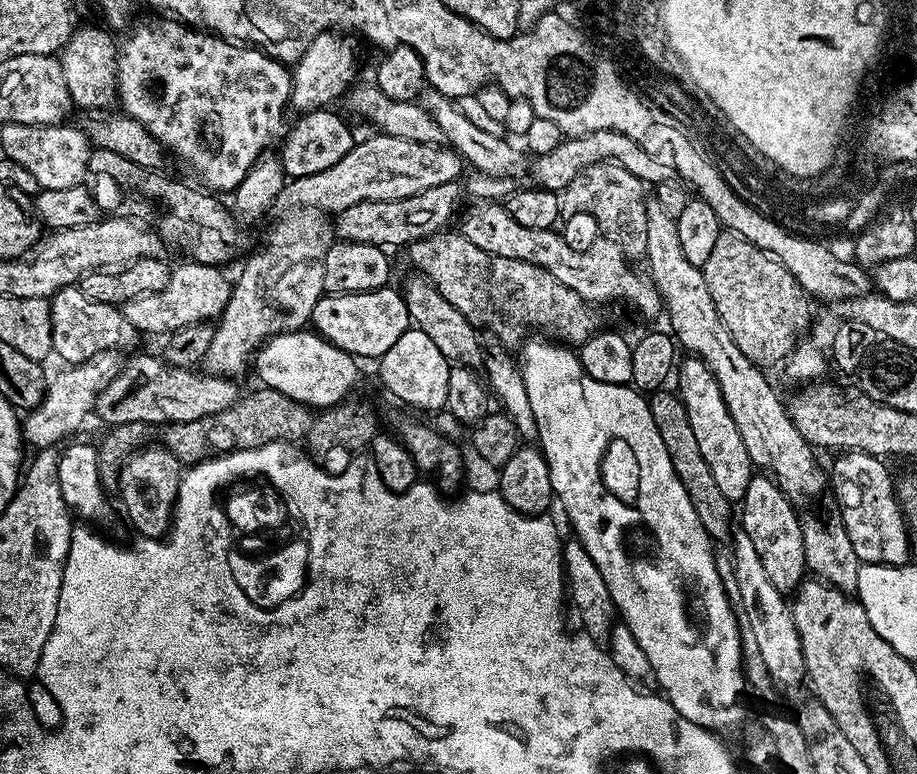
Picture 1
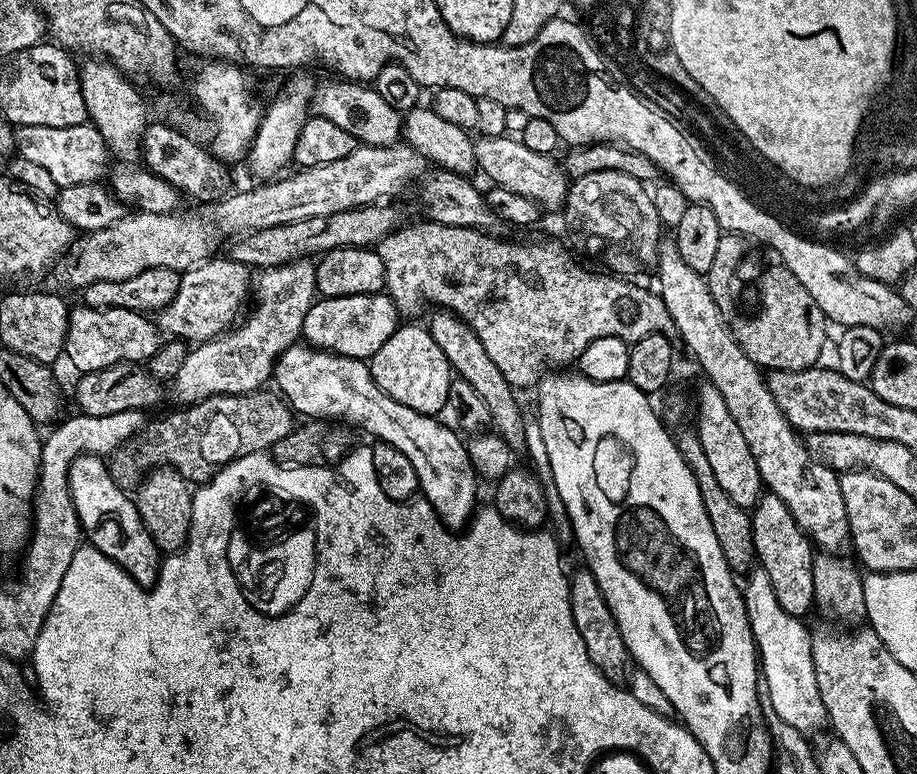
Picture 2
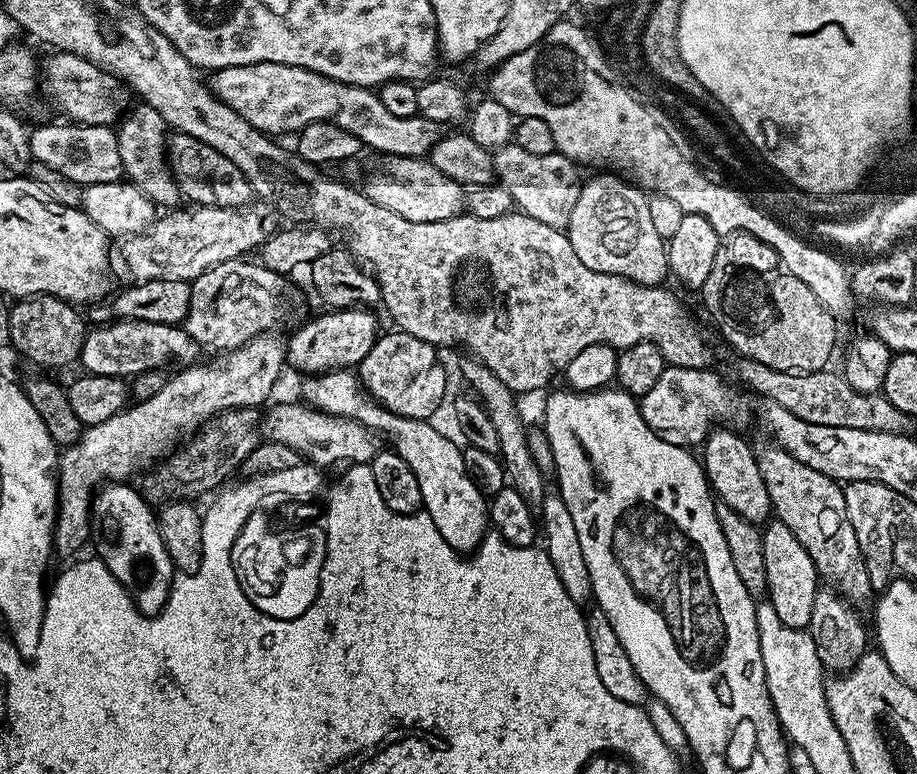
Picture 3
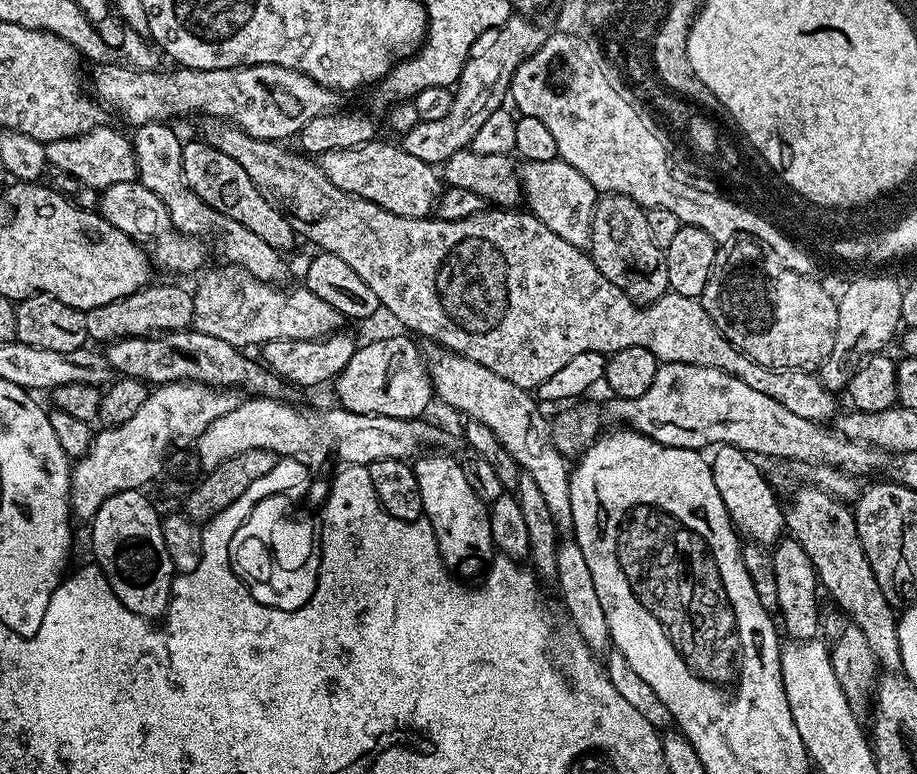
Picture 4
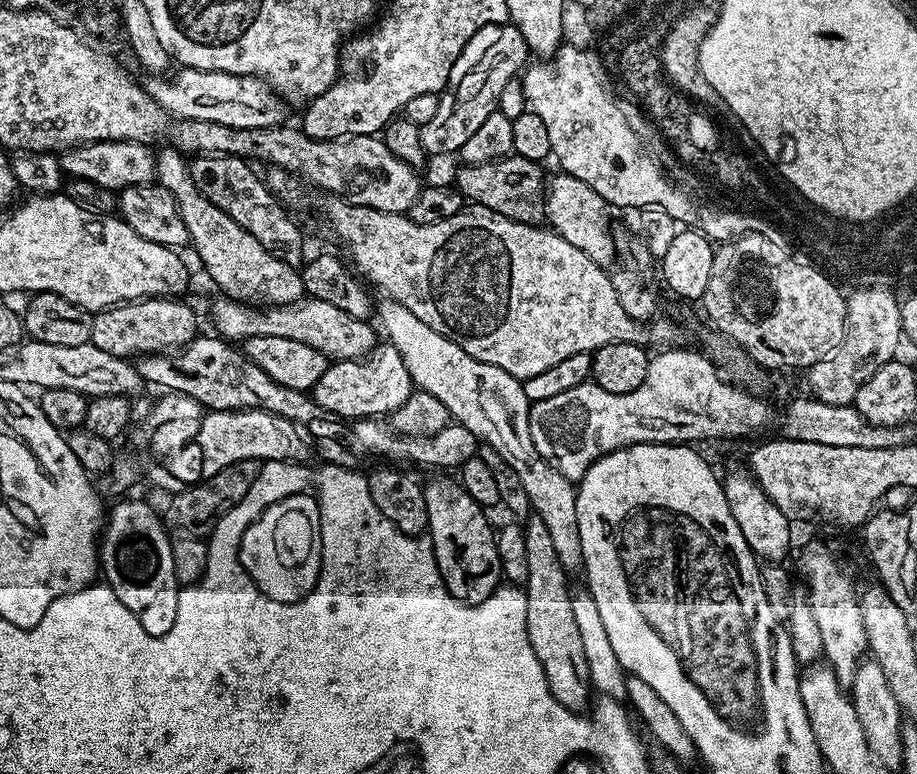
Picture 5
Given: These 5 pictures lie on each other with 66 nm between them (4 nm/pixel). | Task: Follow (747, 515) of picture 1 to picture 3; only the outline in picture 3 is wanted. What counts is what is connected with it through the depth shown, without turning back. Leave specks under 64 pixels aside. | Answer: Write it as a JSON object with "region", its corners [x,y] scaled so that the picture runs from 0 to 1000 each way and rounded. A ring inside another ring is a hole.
{"region":[[[850,669],[843,671],[832,683],[831,696],[835,721],[836,774],[844,783],[844,788],[848,788],[848,798],[853,798],[857,809],[880,813],[885,805],[888,773],[896,757],[896,745],[891,739],[879,705],[870,700],[866,685],[862,685],[862,680],[857,680]]]}

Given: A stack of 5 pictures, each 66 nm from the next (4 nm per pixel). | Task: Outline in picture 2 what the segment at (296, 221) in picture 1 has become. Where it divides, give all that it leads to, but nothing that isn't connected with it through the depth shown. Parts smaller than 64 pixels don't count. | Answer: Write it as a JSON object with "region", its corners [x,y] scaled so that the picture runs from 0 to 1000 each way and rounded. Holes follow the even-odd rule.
{"region":[[[326,333],[289,346],[280,357],[284,358],[280,362],[278,358],[277,386],[273,393],[276,403],[241,434],[215,443],[206,453],[190,490],[192,512],[201,517],[196,519],[209,522],[229,512],[264,512],[287,503],[291,491],[293,495],[305,459],[328,438],[334,406],[347,382],[344,340],[336,333]]]}

